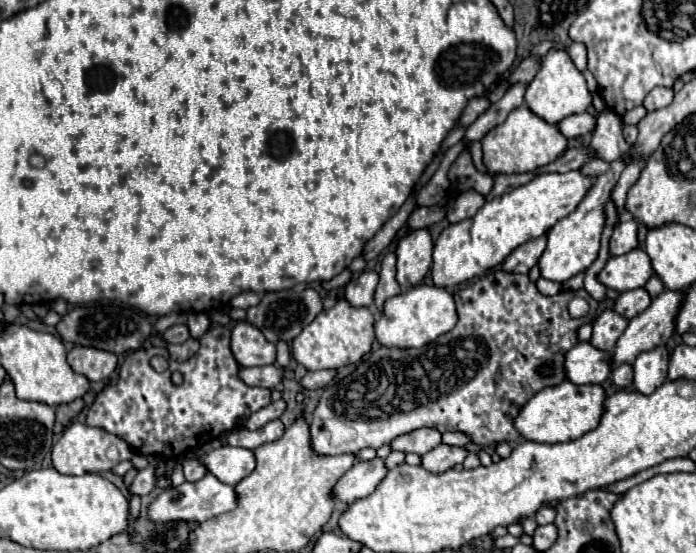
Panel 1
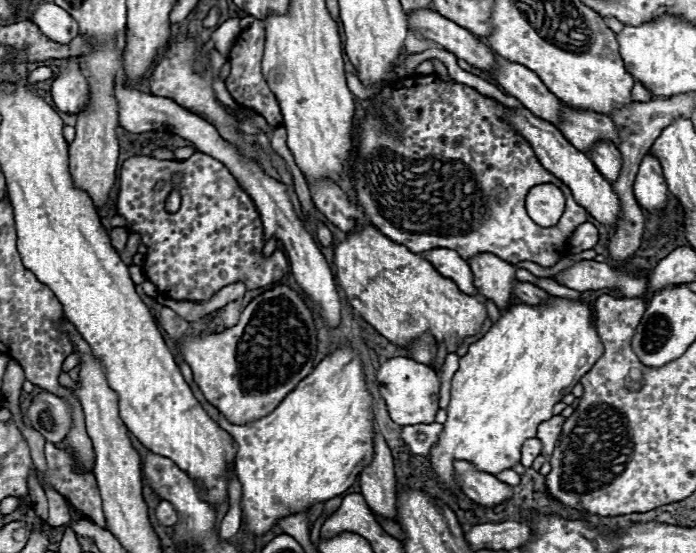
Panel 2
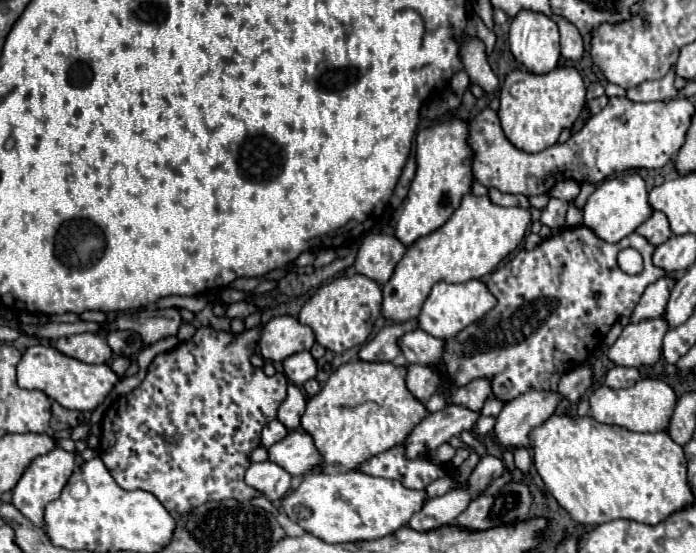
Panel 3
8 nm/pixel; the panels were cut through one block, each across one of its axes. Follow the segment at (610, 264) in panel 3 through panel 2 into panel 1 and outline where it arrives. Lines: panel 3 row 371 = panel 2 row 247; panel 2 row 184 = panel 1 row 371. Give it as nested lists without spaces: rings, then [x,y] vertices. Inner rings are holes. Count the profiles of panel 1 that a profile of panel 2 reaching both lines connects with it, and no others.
[[[496,268],[496,270],[492,270],[490,274],[486,274],[486,276],[478,278],[478,280],[474,280],[474,282],[466,284],[464,288],[456,290],[456,292],[454,292],[454,298],[456,298],[456,308],[458,308],[458,324],[456,324],[450,332],[438,336],[430,346],[422,346],[422,348],[386,348],[386,346],[382,346],[380,350],[370,352],[370,354],[366,356],[366,360],[362,360],[362,362],[358,364],[358,368],[356,368],[350,376],[346,376],[346,378],[342,378],[340,382],[334,382],[334,384],[330,384],[330,386],[324,388],[324,394],[322,394],[322,398],[320,398],[320,402],[318,402],[316,410],[314,410],[314,414],[312,414],[312,420],[310,420],[312,446],[314,446],[314,450],[316,450],[318,454],[330,454],[330,456],[332,456],[332,454],[350,454],[350,452],[358,452],[358,450],[368,448],[368,446],[370,446],[370,448],[380,448],[380,446],[384,446],[384,444],[390,444],[394,438],[398,438],[398,436],[402,436],[402,434],[408,434],[408,432],[412,432],[412,430],[424,428],[424,426],[438,428],[440,432],[460,430],[460,432],[464,432],[464,434],[470,434],[476,444],[480,444],[480,446],[492,446],[492,444],[498,444],[498,442],[510,442],[510,420],[512,420],[512,442],[518,440],[520,434],[518,434],[518,430],[514,428],[514,418],[518,416],[518,412],[522,410],[522,406],[524,406],[534,394],[538,394],[538,390],[548,388],[548,386],[558,386],[558,384],[562,384],[562,382],[566,380],[564,356],[566,356],[566,352],[568,352],[570,348],[574,348],[574,346],[578,344],[578,328],[580,328],[582,324],[594,320],[594,318],[596,318],[596,310],[598,310],[598,302],[596,302],[584,288],[580,288],[580,290],[562,290],[562,292],[558,292],[556,296],[542,296],[542,294],[538,292],[536,284],[530,282],[528,274],[512,274],[512,272],[506,272],[506,270],[502,270],[502,268]],[[574,296],[580,296],[580,298],[588,300],[588,304],[590,304],[590,314],[588,314],[588,316],[574,320],[574,318],[568,314],[568,302],[570,302]],[[544,362],[552,362],[552,364],[554,364],[554,374],[552,374],[552,376],[542,376],[542,374],[538,374],[538,368],[540,368]]]

